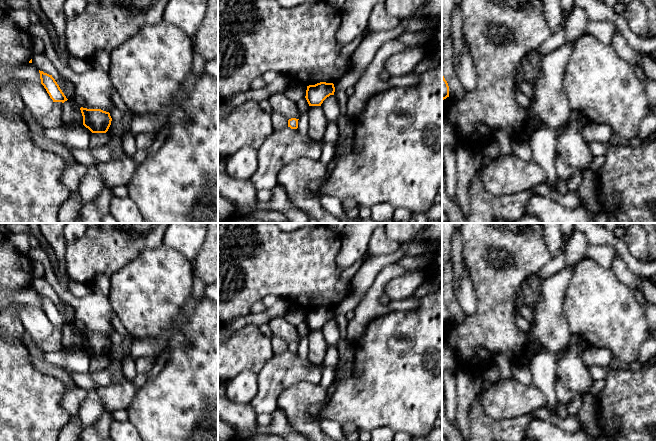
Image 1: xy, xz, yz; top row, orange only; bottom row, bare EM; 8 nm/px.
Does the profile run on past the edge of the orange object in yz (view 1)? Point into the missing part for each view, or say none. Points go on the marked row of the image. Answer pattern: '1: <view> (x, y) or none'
1: none

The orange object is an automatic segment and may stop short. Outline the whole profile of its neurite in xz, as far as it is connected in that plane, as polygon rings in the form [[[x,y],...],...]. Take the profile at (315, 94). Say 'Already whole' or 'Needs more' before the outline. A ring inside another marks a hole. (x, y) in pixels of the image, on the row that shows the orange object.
Already whole. [[[320,82],[307,86],[306,100],[309,106],[321,106],[323,101],[330,95],[334,95],[335,87],[333,83]]]

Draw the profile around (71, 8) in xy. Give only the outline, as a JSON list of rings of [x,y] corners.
[[[66,0],[64,3],[64,14],[67,19],[73,18],[85,11],[87,0]]]

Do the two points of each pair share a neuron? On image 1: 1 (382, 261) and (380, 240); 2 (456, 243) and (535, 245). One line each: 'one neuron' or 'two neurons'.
1: two neurons
2: two neurons

